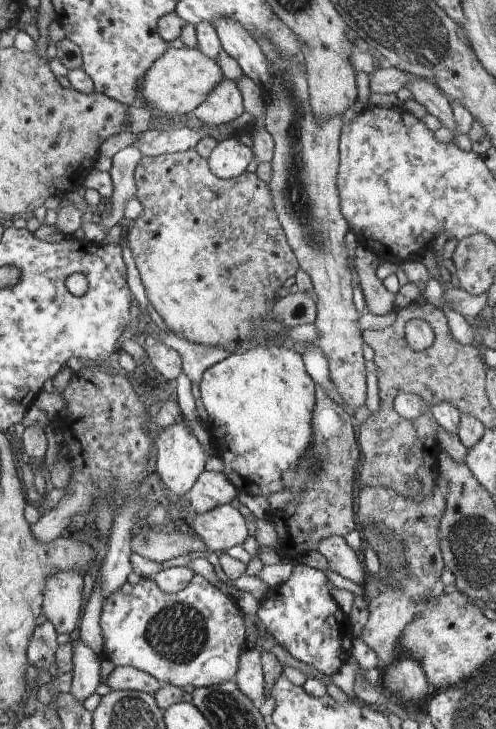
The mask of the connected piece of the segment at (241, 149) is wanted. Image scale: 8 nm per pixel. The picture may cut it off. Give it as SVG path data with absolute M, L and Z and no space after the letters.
M236 136L226 138L217 145L207 158L209 169L221 179L233 179L246 173L248 164L254 160L253 150Z

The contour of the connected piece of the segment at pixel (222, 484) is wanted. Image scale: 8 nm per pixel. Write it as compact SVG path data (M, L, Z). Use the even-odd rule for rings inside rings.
M205 471L197 478L197 484L189 490L189 499L192 508L197 514L206 514L222 505L229 505L237 496L237 488L217 471Z

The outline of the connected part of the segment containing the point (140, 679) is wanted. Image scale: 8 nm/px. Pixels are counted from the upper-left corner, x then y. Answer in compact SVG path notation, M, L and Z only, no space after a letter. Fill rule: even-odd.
M117 666L109 674L106 684L112 691L142 691L151 695L163 685L147 672L129 666Z

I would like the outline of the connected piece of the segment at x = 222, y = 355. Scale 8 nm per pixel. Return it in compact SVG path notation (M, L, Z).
M152 321L143 323L146 326L146 333L153 336L158 342L175 348L181 354L182 374L191 381L191 384L198 386L202 375L213 364L224 360L230 352L225 347L211 347L210 345L199 345L181 339L178 335L170 332L166 336L159 336L152 327Z

